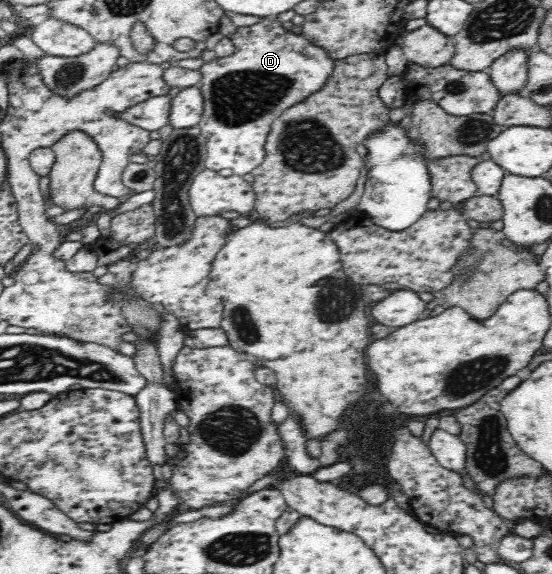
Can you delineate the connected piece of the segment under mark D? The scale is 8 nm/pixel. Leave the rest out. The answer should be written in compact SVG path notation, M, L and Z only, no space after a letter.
M275 17L264 18L261 23L256 22L249 27L239 27L229 39L235 45L235 51L226 57L213 59L200 68L203 72L203 79L199 84L204 99L204 111L197 126L206 141L204 166L211 171L243 176L263 161L271 121L279 117L285 109L319 91L333 73L338 59L333 58L329 50L310 43L302 34L283 30Z

